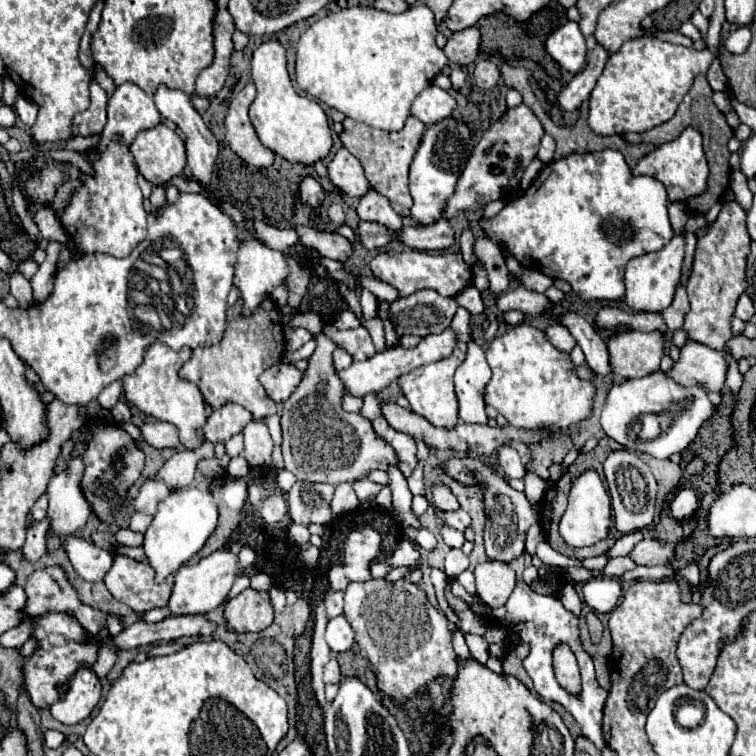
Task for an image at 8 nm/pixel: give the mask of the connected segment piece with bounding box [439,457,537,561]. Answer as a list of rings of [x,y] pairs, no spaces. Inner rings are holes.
[[[451,457],[441,461],[439,465],[451,479],[459,481],[465,487],[473,485],[483,485],[483,505],[485,505],[485,515],[487,515],[487,525],[485,525],[485,551],[489,559],[495,561],[511,561],[517,555],[521,555],[525,547],[525,533],[529,527],[537,521],[537,515],[531,509],[531,503],[527,501],[525,493],[515,491],[503,473],[499,473],[497,467],[483,463],[481,459],[475,457]]]

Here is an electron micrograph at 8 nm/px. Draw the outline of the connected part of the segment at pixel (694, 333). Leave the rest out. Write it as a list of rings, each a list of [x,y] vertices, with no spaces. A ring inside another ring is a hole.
[[[725,203],[719,211],[713,227],[697,241],[693,269],[687,281],[687,295],[691,301],[691,309],[685,315],[683,331],[689,339],[703,343],[715,351],[725,351],[725,345],[733,337],[731,319],[735,315],[735,305],[739,295],[745,293],[745,259],[749,253],[751,237],[745,227],[745,209],[737,203]]]

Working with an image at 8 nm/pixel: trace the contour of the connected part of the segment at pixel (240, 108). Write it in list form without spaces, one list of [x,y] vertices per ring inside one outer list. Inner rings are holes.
[[[247,83],[229,103],[229,111],[225,117],[225,139],[229,147],[253,167],[271,167],[275,155],[265,149],[251,125],[247,109],[255,99],[253,83]]]

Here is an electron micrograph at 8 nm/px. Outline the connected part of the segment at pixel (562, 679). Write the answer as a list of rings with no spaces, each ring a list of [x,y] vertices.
[[[560,644],[553,651],[553,669],[558,683],[570,694],[581,691],[579,666],[571,647]]]

